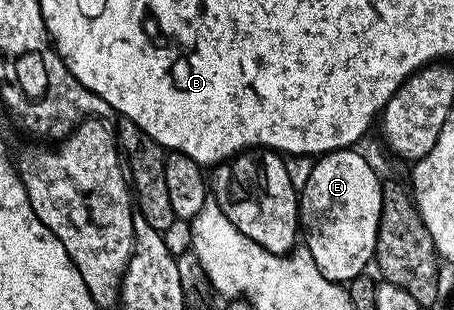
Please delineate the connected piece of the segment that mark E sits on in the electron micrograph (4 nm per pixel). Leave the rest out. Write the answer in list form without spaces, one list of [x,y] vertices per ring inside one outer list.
[[[358,149],[328,151],[313,160],[314,168],[308,183],[300,192],[300,227],[304,232],[304,246],[311,251],[316,268],[330,282],[349,284],[350,280],[363,274],[366,266],[374,263],[376,237],[382,216],[382,184],[374,167],[358,152]]]

